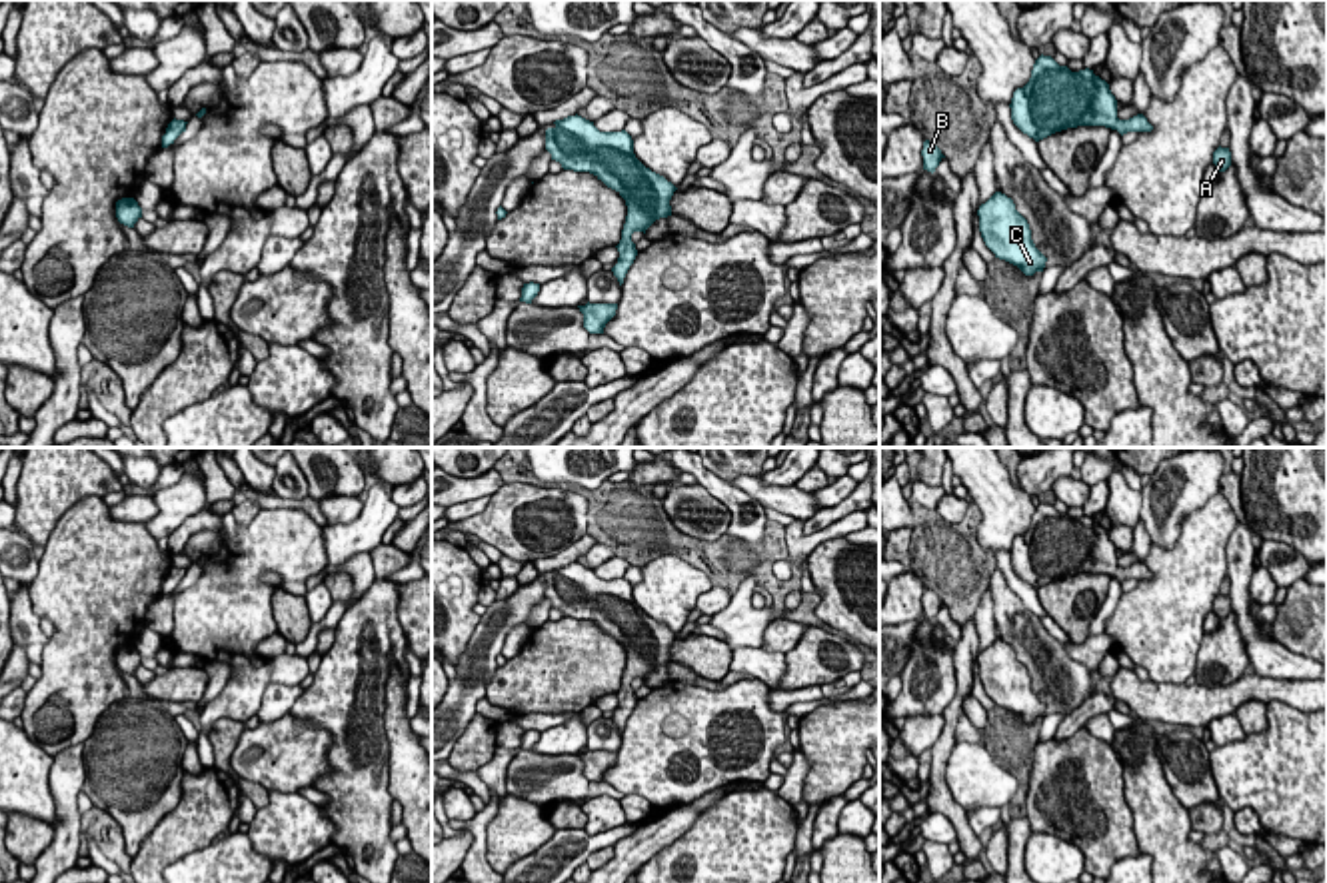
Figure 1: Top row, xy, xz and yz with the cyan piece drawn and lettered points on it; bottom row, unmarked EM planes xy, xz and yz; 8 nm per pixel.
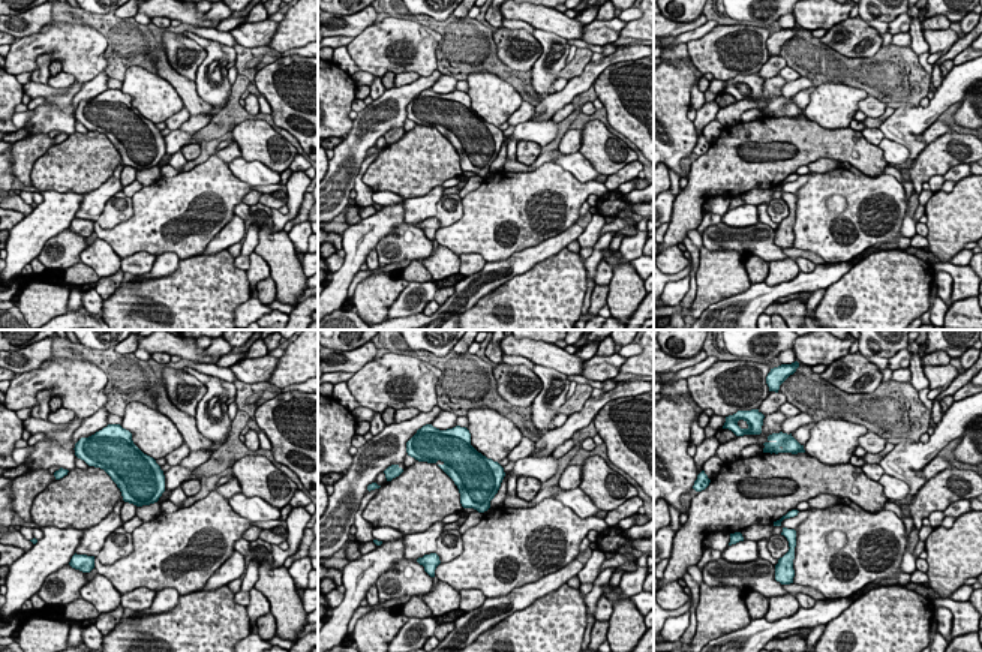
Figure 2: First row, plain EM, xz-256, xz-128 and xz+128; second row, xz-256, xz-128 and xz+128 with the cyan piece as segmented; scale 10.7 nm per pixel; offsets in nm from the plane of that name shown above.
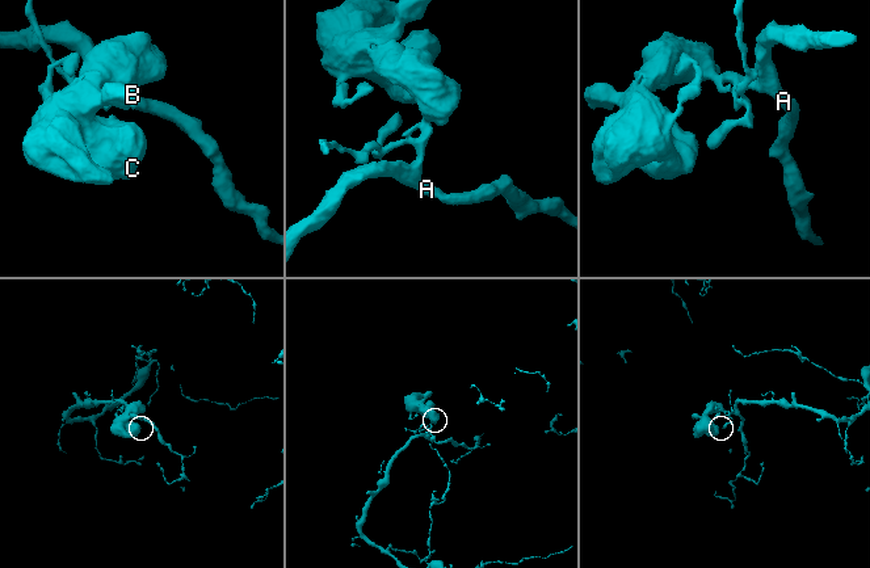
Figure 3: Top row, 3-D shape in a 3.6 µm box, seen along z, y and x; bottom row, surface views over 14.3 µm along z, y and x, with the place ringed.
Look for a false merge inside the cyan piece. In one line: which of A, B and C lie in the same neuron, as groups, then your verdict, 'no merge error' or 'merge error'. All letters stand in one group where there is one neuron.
groups A B C; no merge error

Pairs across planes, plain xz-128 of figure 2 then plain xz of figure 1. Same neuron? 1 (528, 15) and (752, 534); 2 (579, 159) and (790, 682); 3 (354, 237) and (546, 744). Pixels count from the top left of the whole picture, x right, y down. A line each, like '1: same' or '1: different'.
1: different
2: different
3: different

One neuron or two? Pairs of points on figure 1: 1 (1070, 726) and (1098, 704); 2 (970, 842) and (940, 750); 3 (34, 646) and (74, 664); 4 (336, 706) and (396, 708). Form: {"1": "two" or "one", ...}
{"1": "one", "2": "one", "3": "two", "4": "two"}

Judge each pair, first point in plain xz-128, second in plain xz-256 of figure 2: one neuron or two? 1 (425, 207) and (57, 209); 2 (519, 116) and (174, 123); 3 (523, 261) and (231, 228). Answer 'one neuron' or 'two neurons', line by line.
1: two neurons
2: one neuron
3: one neuron

